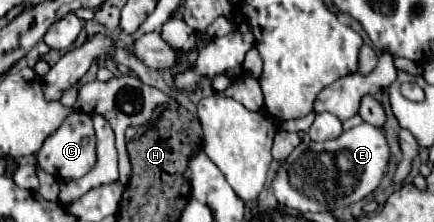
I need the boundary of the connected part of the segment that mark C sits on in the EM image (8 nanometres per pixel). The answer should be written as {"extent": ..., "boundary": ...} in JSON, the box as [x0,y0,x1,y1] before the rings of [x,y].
{"extent":[37,111,97,179],"boundary":[[[73,111],[65,123],[61,123],[61,127],[57,131],[53,131],[53,135],[49,135],[49,139],[45,139],[43,147],[37,153],[37,163],[41,165],[43,171],[51,173],[53,177],[61,177],[61,179],[79,179],[83,177],[87,171],[93,169],[97,157],[95,157],[95,131],[93,131],[93,121],[91,115],[85,111]]]}

